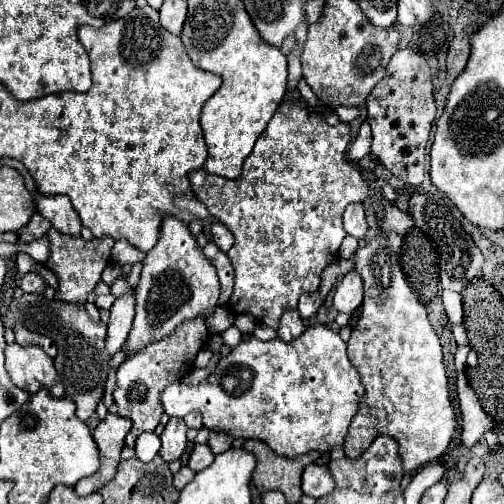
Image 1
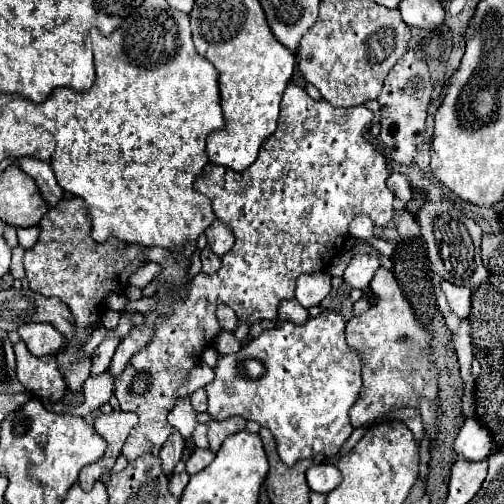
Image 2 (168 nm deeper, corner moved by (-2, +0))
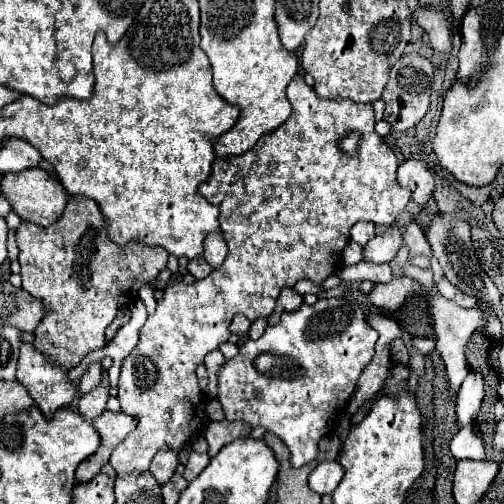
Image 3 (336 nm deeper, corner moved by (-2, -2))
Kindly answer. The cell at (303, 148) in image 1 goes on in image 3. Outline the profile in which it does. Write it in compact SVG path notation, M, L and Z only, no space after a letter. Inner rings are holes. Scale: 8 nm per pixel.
M296 75L288 85L288 99L292 103L292 115L280 129L260 137L244 155L214 159L210 179L200 185L200 193L220 207L220 229L228 255L212 275L192 285L182 281L168 285L156 311L144 323L138 345L122 361L118 399L124 413L136 415L138 425L110 455L110 465L118 477L148 471L152 457L160 449L179 451L199 435L208 441L210 457L214 457L226 443L250 435L252 427L246 423L230 423L226 419L213 421L207 417L206 400L198 387L196 367L204 361L206 353L228 341L228 325L236 313L242 313L250 321L268 317L284 285L294 287L298 279L322 283L340 267L342 249L346 247L350 227L356 221L364 219L376 225L390 225L412 197L412 191L400 187L396 181L398 159L394 149L374 131L376 121L372 105L360 105L342 97L320 99L316 91L304 83L302 75Z

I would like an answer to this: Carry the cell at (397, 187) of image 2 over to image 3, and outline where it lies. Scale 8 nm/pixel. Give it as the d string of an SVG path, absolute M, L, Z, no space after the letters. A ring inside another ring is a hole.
M406 159L398 165L398 183L412 189L412 199L418 205L426 205L434 191L434 175L418 159Z

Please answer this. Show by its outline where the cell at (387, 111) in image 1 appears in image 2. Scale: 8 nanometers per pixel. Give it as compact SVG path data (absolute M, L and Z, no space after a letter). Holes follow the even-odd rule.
M414 51L404 53L396 61L388 77L384 79L384 87L378 95L378 103L382 111L382 117L380 117L382 131L378 137L380 137L380 143L386 147L386 151L390 153L390 159L400 165L412 165L416 161L420 145L424 143L430 91L432 91L432 85L430 85L428 65L426 61L418 59Z

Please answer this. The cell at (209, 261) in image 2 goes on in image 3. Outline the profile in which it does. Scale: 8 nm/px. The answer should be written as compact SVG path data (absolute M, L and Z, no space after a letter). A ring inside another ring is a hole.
M200 255L200 257L190 259L190 263L188 263L188 271L190 271L196 279L204 279L206 275L212 273L212 267L210 267L210 265L206 263L206 259Z

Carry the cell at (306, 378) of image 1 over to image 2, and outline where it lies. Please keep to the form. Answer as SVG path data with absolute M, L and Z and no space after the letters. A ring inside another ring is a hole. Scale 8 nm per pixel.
M322 311L304 325L284 323L250 339L238 353L222 355L214 367L214 381L206 385L208 415L214 421L240 415L246 421L256 421L270 429L278 455L286 465L294 465L298 459L316 453L334 457L354 431L350 425L350 409L362 387L362 361L346 345L344 327L346 321L340 313ZM248 359L264 365L262 377L242 377L244 361Z

